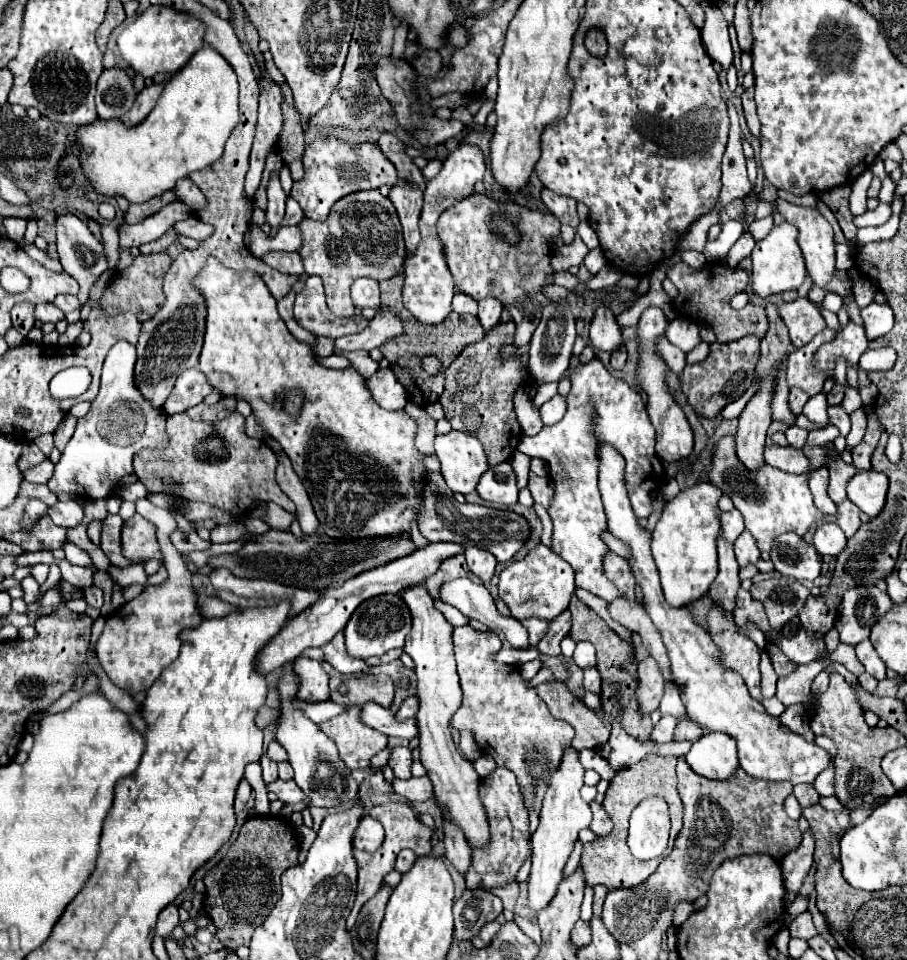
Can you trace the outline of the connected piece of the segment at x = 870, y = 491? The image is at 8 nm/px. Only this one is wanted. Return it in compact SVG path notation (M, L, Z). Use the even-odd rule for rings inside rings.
M859 471L847 483L847 497L871 519L877 517L887 497L887 475L877 471Z

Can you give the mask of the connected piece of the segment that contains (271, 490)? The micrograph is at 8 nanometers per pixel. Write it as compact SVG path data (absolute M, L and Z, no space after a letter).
M237 411L217 423L193 421L187 413L177 413L169 417L167 433L169 449L139 453L133 461L135 473L143 481L147 493L175 493L177 497L203 501L237 517L247 515L251 503L255 501L273 501L285 511L295 513L293 501L275 481L275 453L263 441L245 435L245 417Z

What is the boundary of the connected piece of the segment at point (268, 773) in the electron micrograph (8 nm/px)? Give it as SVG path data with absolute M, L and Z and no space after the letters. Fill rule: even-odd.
M263 755L259 763L261 763L261 767L263 767L263 781L265 781L265 783L277 781L277 763L271 761L267 755Z

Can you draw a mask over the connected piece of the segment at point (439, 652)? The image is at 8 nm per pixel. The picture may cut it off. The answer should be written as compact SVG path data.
M425 583L411 585L405 591L401 591L403 601L407 603L413 619L413 629L407 637L405 651L415 661L417 669L417 697L421 701L417 721L419 721L419 739L421 739L421 763L427 769L427 775L435 789L435 799L439 805L447 809L453 823L457 823L465 839L471 847L485 847L487 835L489 835L489 823L485 817L485 809L477 797L477 785L479 775L473 769L473 763L461 757L453 745L451 727L449 721L453 713L461 705L461 687L459 677L455 671L455 657L453 657L453 643L451 623L435 609L433 599L429 597L429 591Z

